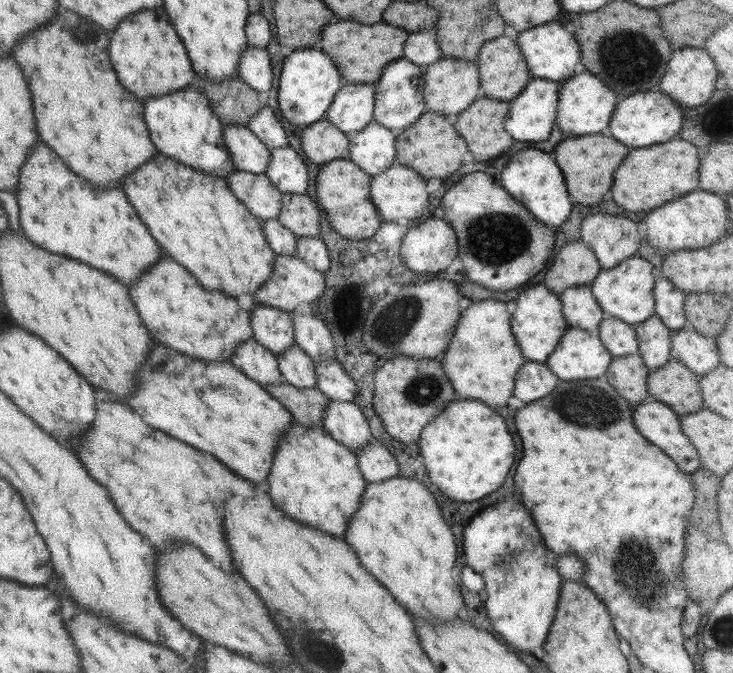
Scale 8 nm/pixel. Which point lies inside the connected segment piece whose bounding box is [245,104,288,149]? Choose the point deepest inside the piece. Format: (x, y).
(263, 124)

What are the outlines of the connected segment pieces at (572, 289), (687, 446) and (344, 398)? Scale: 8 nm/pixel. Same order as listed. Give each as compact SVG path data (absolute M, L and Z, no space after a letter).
M587 285L569 286L558 295L561 301L561 312L569 327L587 330L597 328L604 312L591 294L591 287Z
M647 399L647 404L641 404L633 410L633 424L639 430L639 434L643 434L651 444L655 444L657 448L661 448L683 472L693 472L699 468L699 458L695 448L691 446L691 442L687 440L687 436L679 430L679 420L677 414L662 402Z
M323 360L314 364L315 388L327 398L339 402L351 402L355 397L355 383L335 360Z

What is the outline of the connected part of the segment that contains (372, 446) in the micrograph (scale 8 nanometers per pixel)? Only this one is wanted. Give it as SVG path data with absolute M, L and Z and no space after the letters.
M377 441L365 444L354 453L359 472L365 483L381 483L387 478L399 476L399 467L391 453Z

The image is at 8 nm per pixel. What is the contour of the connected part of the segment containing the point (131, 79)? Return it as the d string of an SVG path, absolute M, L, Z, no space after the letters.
M143 10L119 22L109 42L109 58L119 83L137 100L177 92L194 81L190 60L174 28L161 16L157 20L153 10Z

